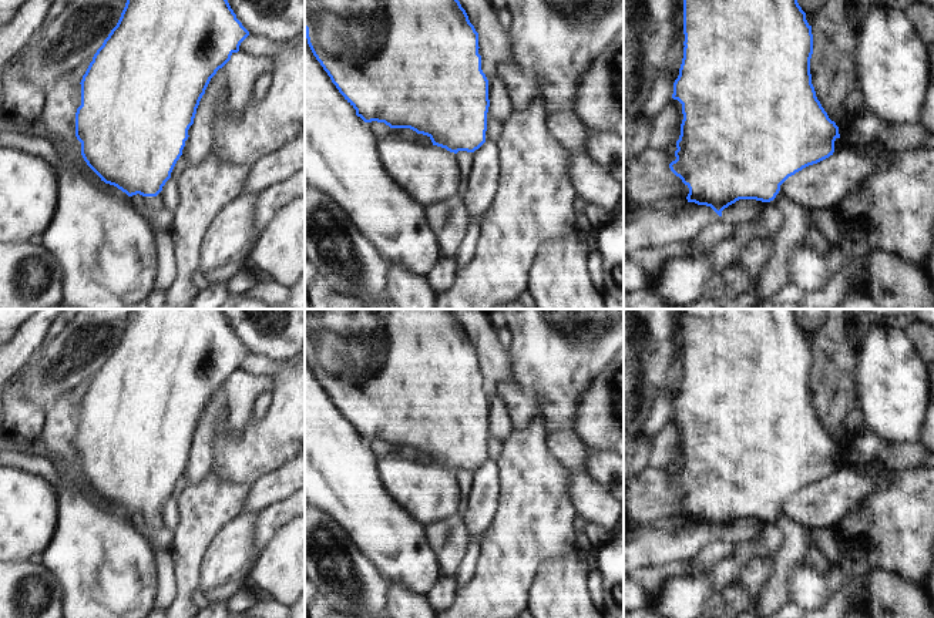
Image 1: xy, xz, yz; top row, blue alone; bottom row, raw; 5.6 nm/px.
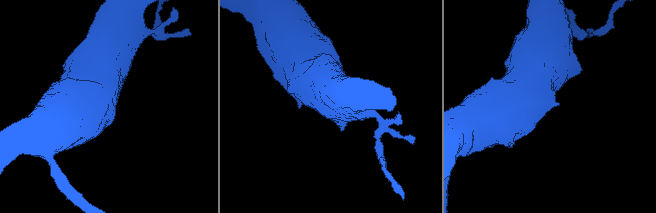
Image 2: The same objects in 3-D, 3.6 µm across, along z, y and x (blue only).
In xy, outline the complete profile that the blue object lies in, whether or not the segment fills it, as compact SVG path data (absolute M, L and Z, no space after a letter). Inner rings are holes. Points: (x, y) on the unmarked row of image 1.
M131 309L117 345L94 373L80 402L75 456L87 484L101 500L128 515L140 513L151 530L164 528L161 510L182 474L199 420L211 397L239 370L248 355L224 309Z

